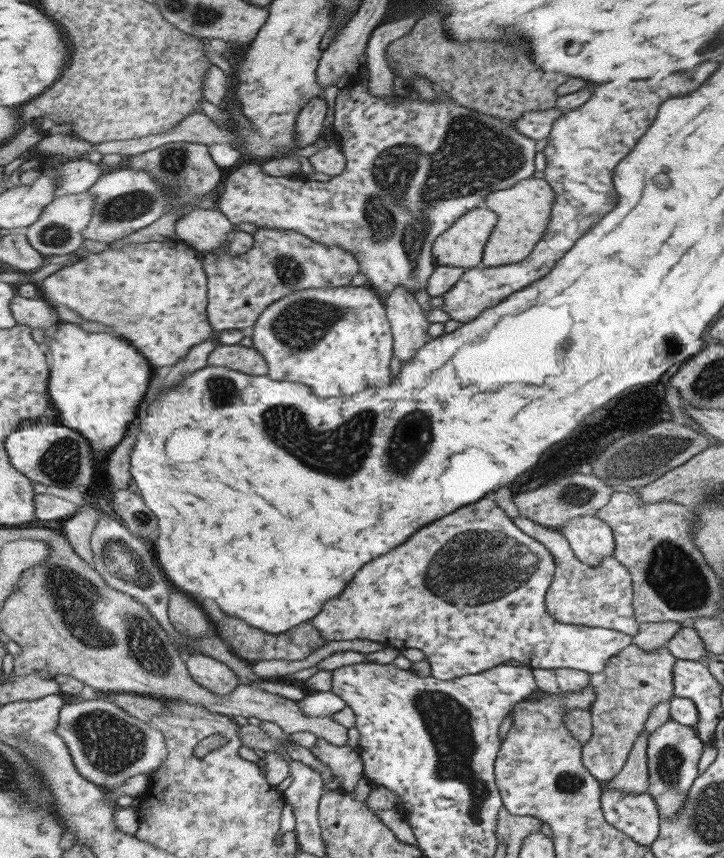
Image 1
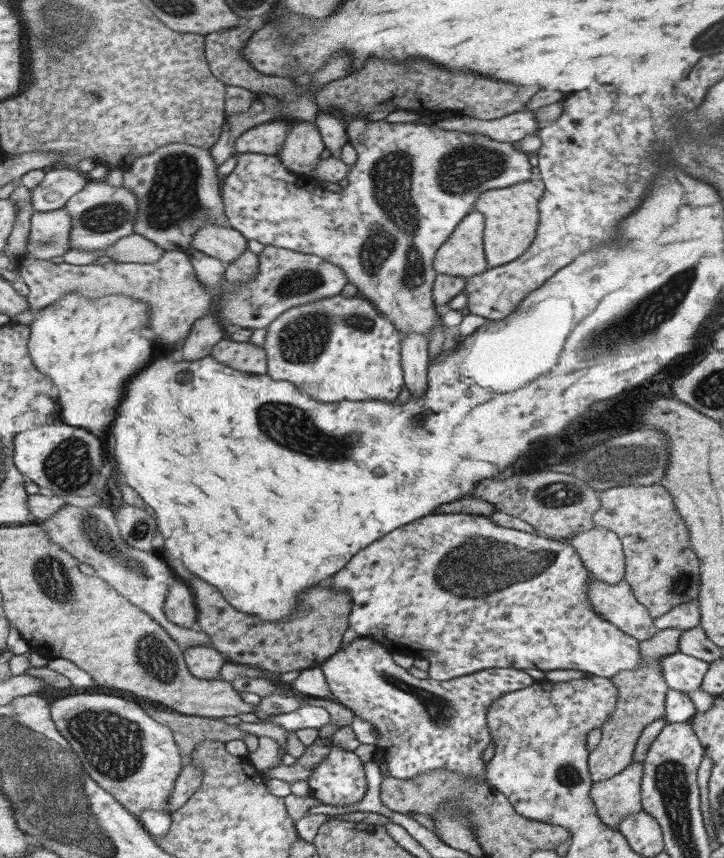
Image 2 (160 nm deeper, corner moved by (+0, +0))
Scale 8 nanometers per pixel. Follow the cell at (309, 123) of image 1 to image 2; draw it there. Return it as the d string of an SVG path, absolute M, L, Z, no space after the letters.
M299 119L293 123L279 158L291 173L304 176L318 168L325 150L326 142L315 121Z

